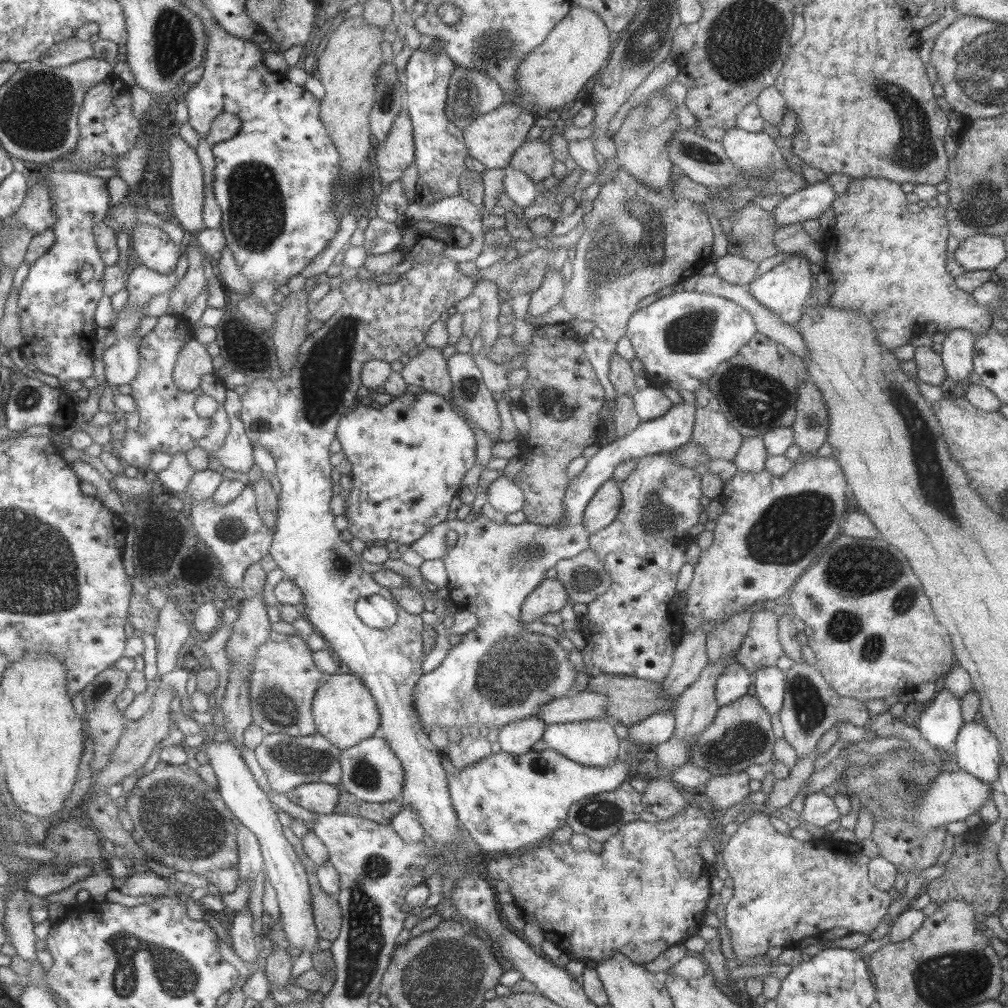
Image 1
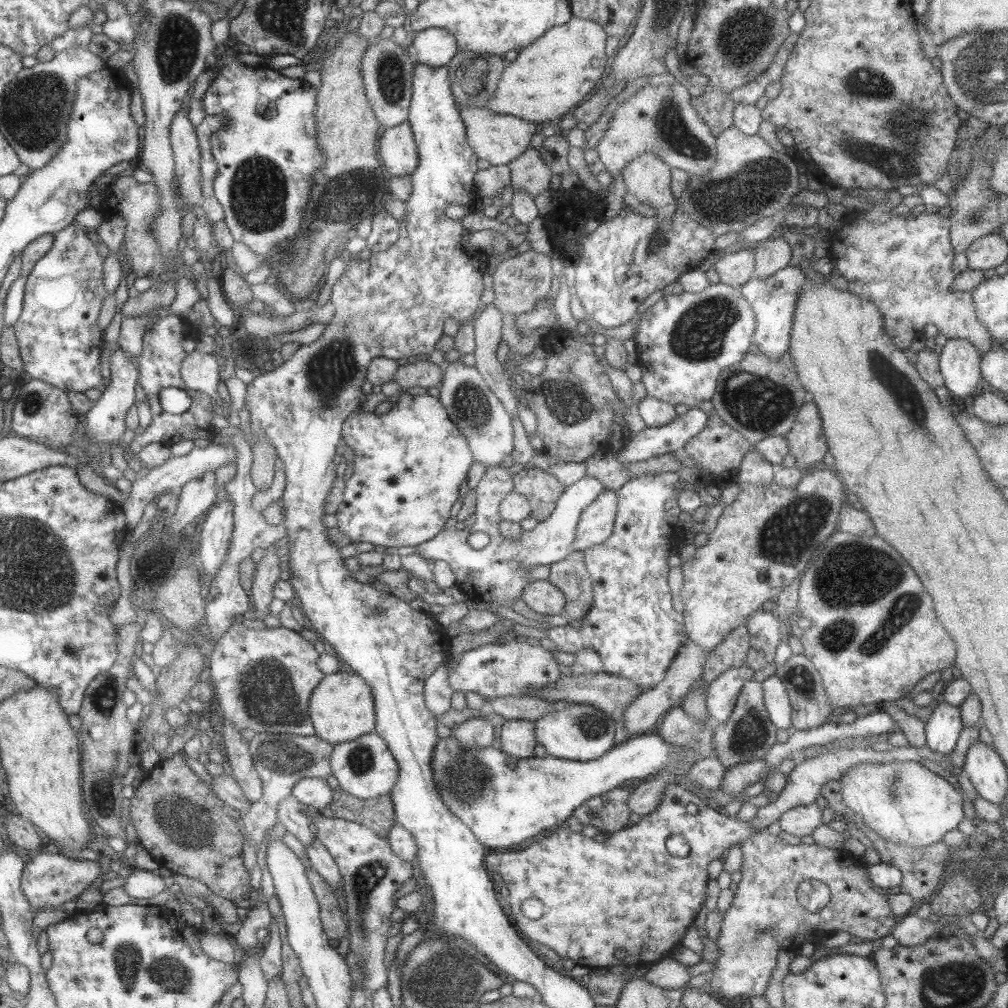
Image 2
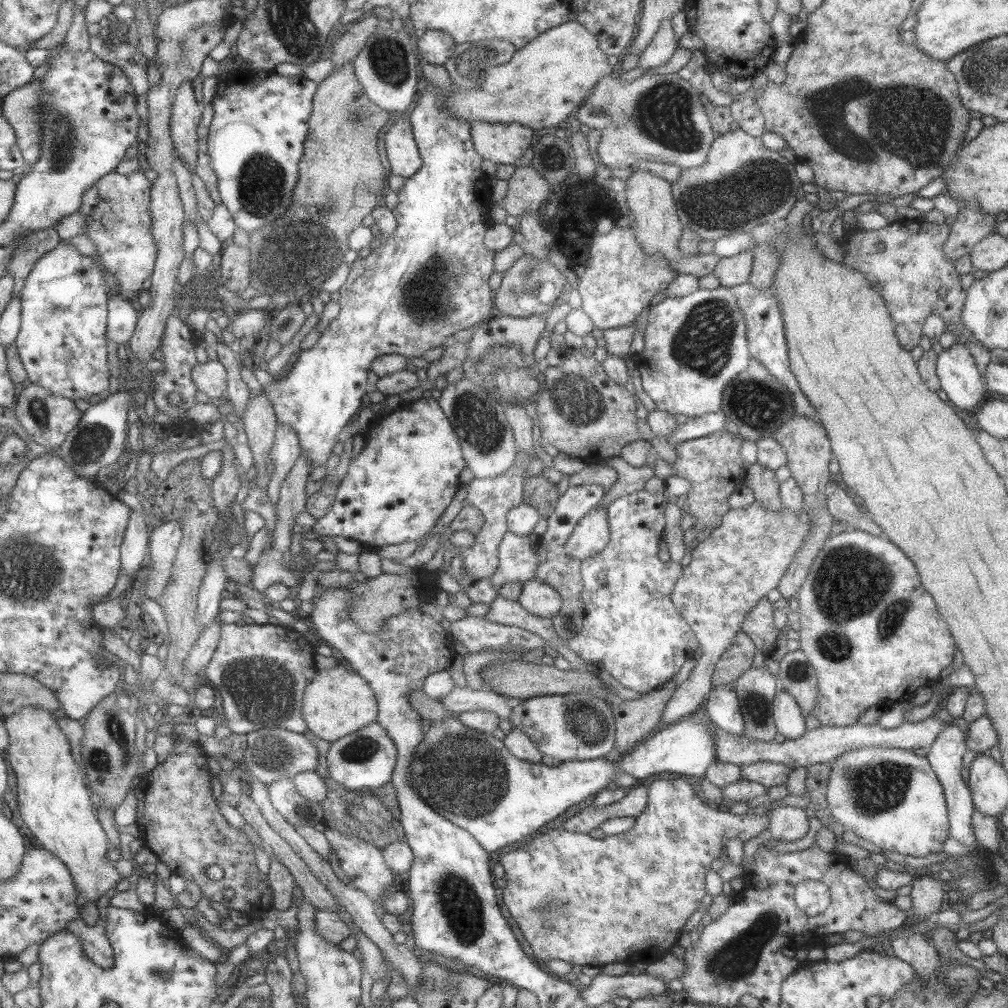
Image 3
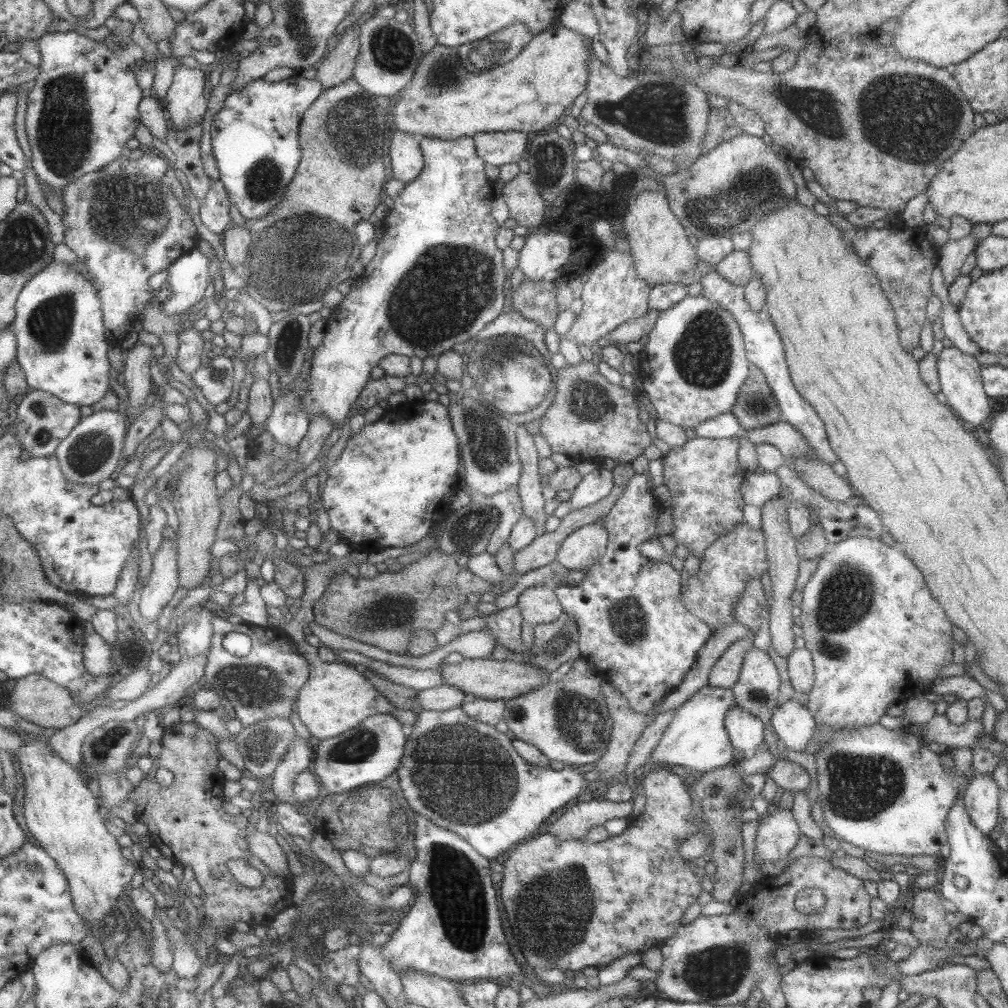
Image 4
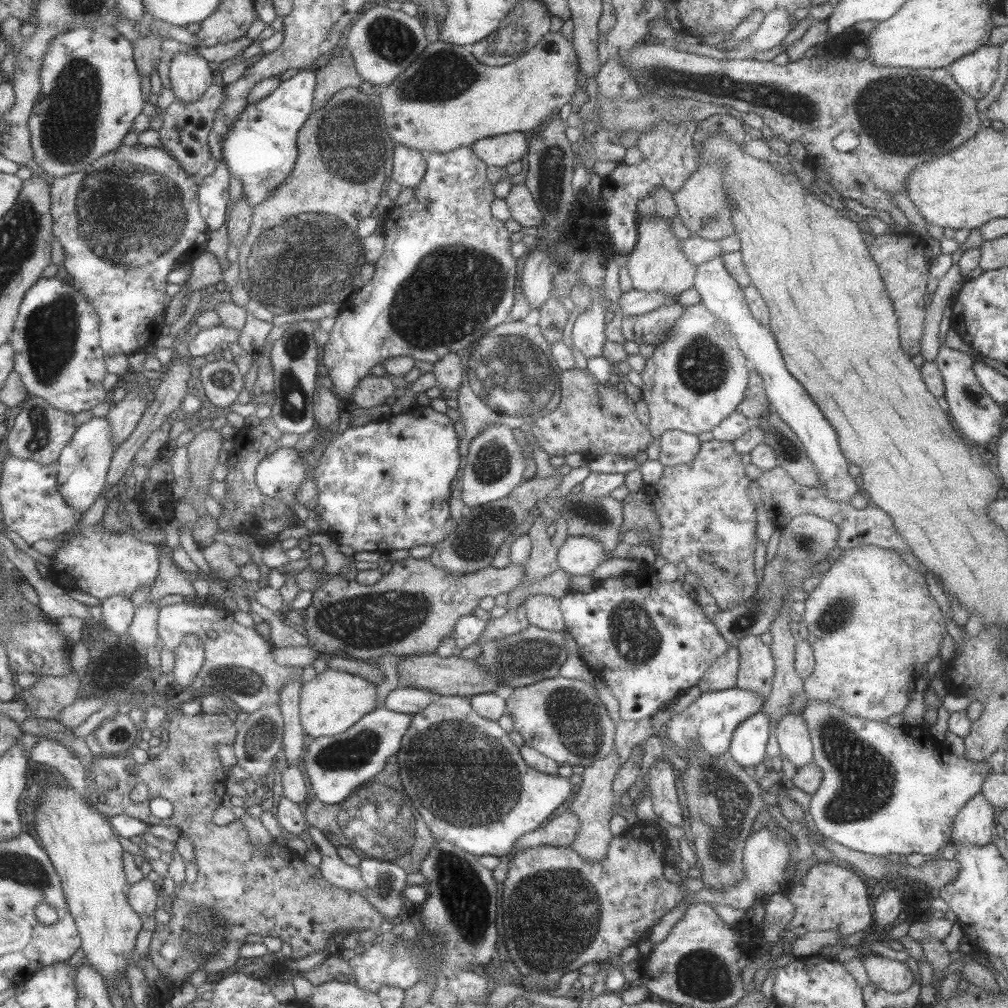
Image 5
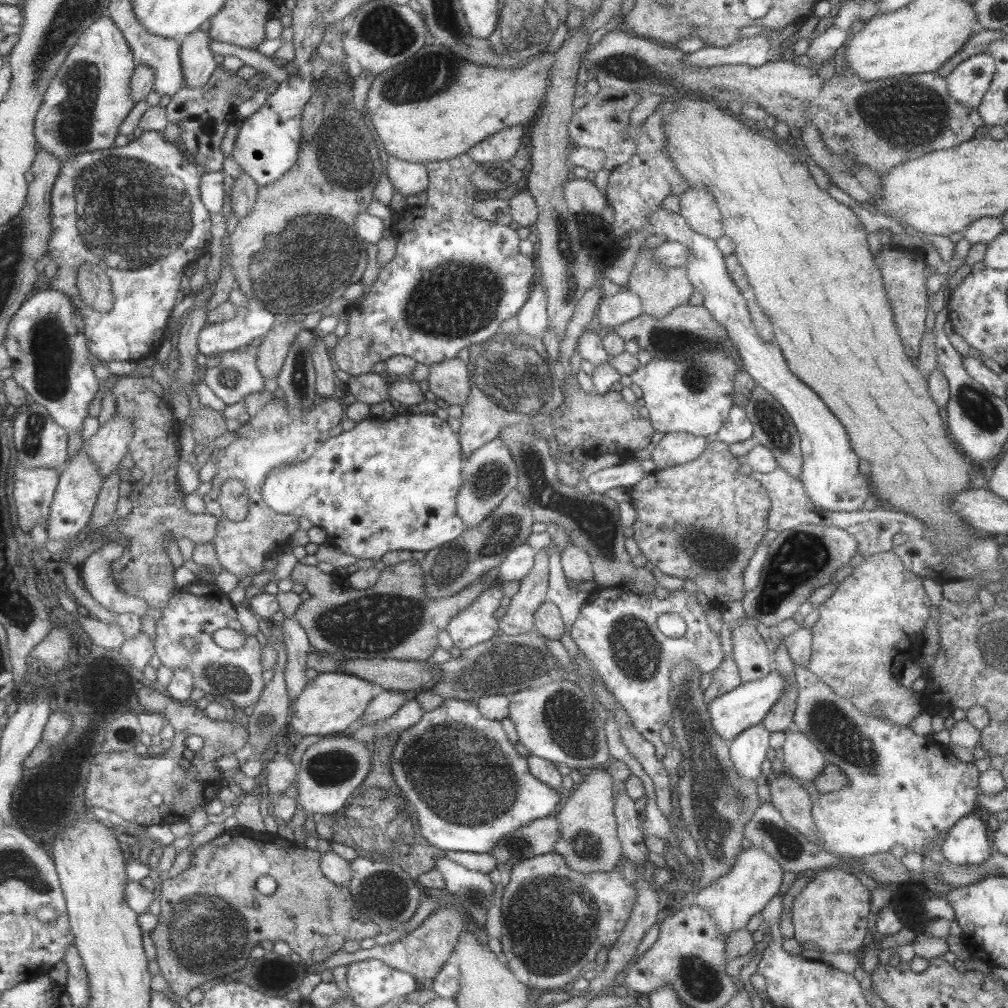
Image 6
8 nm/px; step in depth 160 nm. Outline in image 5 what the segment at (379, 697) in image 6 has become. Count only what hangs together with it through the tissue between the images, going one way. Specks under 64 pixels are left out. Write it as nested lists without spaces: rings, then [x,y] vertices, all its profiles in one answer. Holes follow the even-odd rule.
[[[399,685],[388,692],[382,706],[393,712],[412,715],[429,706],[429,703],[432,701],[432,695],[437,694],[424,688]]]

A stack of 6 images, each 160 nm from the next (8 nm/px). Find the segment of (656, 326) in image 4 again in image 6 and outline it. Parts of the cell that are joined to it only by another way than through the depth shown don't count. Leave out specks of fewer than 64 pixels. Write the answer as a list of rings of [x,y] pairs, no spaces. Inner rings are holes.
[[[707,348],[707,352],[694,354],[691,358],[685,358],[679,362],[675,360],[651,359],[645,366],[640,366],[631,373],[631,383],[641,389],[640,405],[648,410],[648,421],[654,432],[672,433],[682,432],[693,436],[709,436],[716,434],[723,421],[727,418],[733,402],[733,375],[737,375],[738,364],[725,354],[723,348]]]

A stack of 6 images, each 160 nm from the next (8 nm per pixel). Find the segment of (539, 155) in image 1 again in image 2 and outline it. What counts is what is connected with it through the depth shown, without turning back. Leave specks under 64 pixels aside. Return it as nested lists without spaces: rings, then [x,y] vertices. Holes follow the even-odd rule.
[[[527,147],[506,165],[510,168],[510,186],[513,190],[527,191],[533,197],[549,192],[552,172],[534,147]]]

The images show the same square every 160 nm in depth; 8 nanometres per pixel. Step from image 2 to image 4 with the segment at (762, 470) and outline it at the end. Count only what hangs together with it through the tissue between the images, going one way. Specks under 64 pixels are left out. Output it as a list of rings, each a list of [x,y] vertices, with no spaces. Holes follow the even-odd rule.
[[[775,495],[769,497],[760,506],[760,529],[764,536],[764,545],[768,554],[768,576],[771,582],[771,600],[768,606],[768,632],[771,635],[771,648],[783,658],[787,658],[793,648],[791,632],[791,593],[795,590],[795,578],[797,578],[797,564],[800,558],[796,555],[795,538],[788,527],[787,513],[781,497]]]

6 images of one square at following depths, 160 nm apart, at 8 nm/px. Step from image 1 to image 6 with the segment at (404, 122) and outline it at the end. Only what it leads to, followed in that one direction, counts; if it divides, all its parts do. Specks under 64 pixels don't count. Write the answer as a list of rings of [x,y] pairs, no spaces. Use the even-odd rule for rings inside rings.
[[[391,155],[387,159],[386,174],[395,192],[404,197],[417,194],[428,185],[424,163],[407,162]]]

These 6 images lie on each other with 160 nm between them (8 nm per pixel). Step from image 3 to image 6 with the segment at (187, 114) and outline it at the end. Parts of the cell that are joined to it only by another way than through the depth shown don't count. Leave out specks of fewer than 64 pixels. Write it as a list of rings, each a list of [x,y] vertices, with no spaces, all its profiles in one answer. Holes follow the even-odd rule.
[[[197,31],[180,41],[181,60],[184,63],[186,86],[189,88],[205,86],[221,66],[215,60],[215,52],[209,48],[211,39],[210,31]]]

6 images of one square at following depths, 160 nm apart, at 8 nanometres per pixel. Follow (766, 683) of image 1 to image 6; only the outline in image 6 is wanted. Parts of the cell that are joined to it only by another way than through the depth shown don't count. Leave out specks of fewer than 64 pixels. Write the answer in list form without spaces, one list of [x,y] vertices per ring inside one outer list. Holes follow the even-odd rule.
[[[785,730],[783,751],[783,771],[797,779],[810,780],[818,775],[826,763],[819,748],[802,733]]]

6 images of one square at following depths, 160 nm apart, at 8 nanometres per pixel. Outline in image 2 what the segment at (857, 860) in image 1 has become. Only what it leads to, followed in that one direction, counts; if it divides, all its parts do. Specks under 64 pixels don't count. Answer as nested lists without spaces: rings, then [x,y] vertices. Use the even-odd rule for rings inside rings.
[[[759,830],[739,842],[741,849],[741,880],[733,892],[732,902],[723,913],[719,928],[719,937],[715,946],[719,949],[719,957],[713,963],[714,967],[708,972],[709,980],[702,987],[709,994],[716,992],[725,998],[735,996],[762,995],[768,986],[771,971],[776,963],[779,949],[788,946],[800,947],[805,942],[815,943],[821,935],[840,931],[856,937],[878,943],[891,933],[896,926],[895,916],[891,912],[887,895],[878,894],[871,889],[861,866],[845,849],[831,850],[817,844],[787,844],[779,836],[769,834],[767,830]],[[817,880],[827,885],[830,899],[817,912],[807,912],[799,906],[796,888],[801,881]]]

